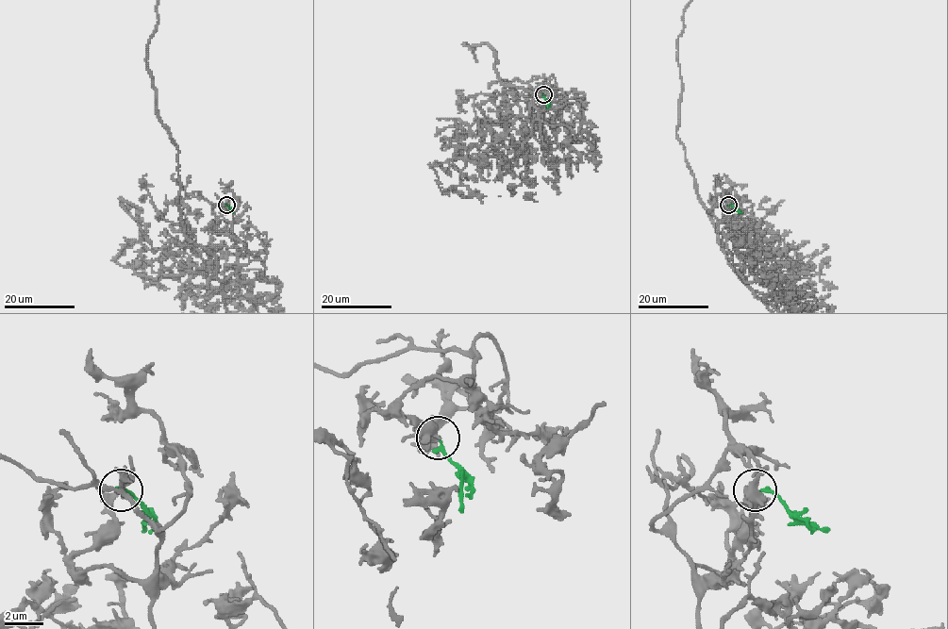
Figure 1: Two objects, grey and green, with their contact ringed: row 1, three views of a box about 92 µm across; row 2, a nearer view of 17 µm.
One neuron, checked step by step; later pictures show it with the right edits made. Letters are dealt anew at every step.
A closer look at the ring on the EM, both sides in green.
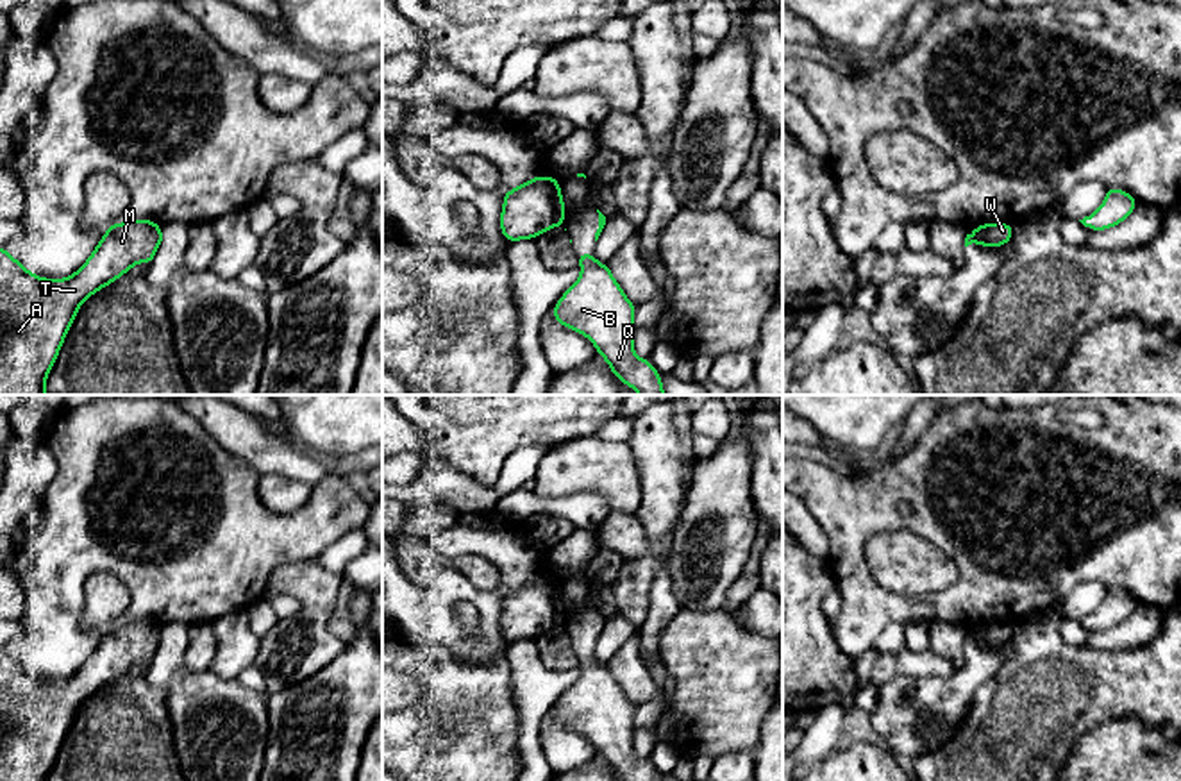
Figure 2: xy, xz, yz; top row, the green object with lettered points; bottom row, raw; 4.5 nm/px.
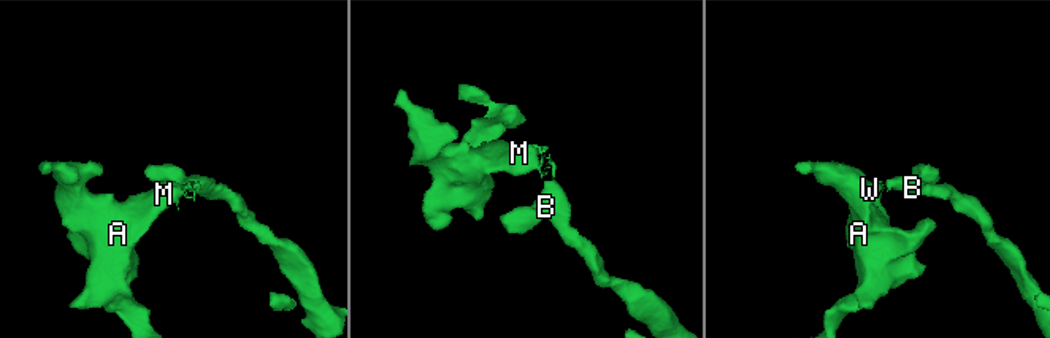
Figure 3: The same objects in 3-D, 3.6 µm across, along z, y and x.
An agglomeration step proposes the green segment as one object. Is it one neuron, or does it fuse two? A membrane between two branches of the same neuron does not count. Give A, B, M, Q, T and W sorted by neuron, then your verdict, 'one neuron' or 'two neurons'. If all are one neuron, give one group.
groups A M T W / B Q; two neurons

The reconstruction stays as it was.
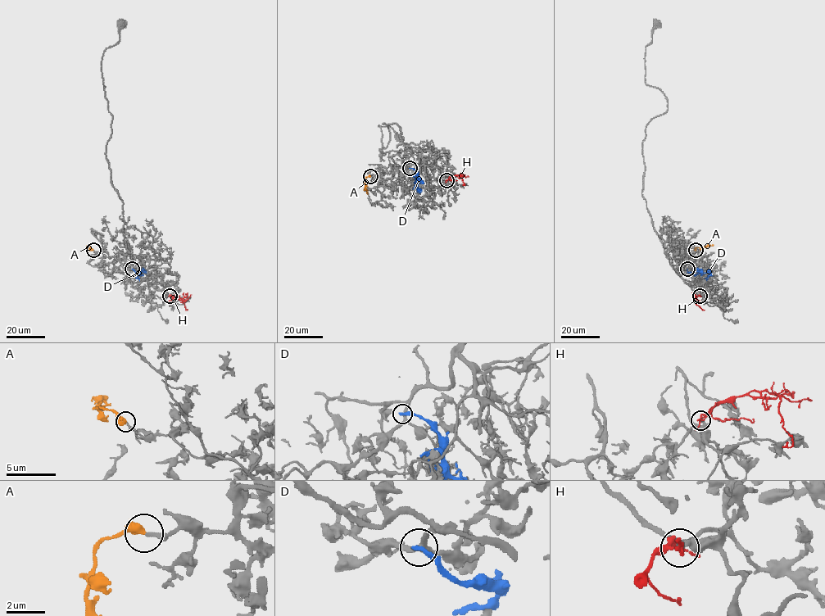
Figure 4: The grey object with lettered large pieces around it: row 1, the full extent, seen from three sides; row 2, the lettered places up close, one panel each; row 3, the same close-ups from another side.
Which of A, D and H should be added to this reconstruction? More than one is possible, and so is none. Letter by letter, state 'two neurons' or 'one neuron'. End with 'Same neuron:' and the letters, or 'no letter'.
A: one neuron
D: two neurons
H: two neurons
Same neuron: A

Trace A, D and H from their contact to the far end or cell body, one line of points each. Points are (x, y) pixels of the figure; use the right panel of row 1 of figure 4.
A: (695, 250), (697, 247), (713, 245)
D: (687, 269), (694, 274), (709, 272), (706, 280)
H: (699, 296), (695, 302), (704, 310)

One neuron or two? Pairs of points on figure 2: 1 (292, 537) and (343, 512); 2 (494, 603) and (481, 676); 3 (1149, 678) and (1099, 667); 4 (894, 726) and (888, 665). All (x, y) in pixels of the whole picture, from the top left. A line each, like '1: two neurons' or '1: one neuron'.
1: one neuron
2: two neurons
3: one neuron
4: two neurons

